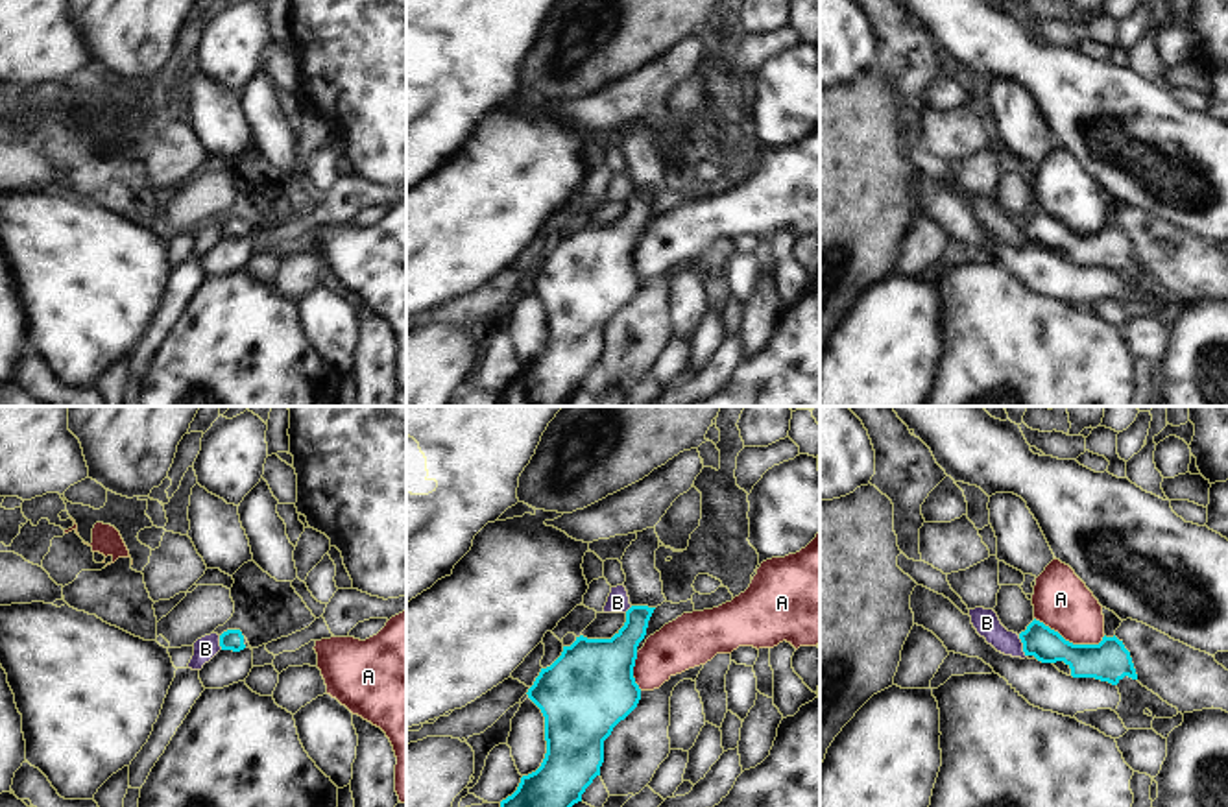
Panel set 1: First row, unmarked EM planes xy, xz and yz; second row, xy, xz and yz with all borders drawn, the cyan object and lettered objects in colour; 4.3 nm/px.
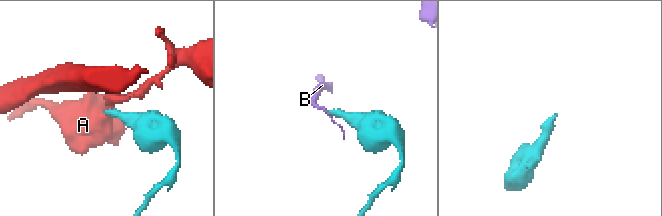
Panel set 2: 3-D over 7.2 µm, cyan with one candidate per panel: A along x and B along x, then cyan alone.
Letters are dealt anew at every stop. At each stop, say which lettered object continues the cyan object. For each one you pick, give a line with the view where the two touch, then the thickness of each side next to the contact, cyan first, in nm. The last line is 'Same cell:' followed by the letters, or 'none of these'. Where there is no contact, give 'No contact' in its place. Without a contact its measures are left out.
Same cell: none of these

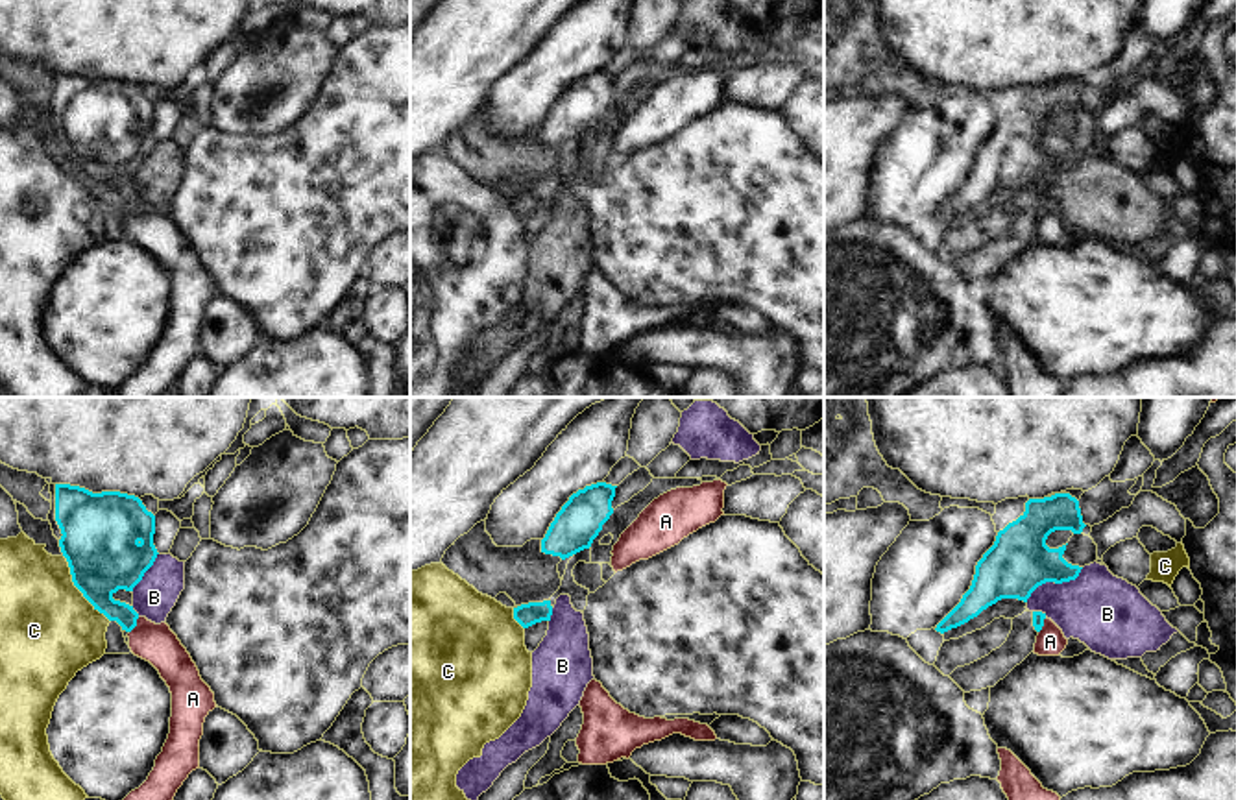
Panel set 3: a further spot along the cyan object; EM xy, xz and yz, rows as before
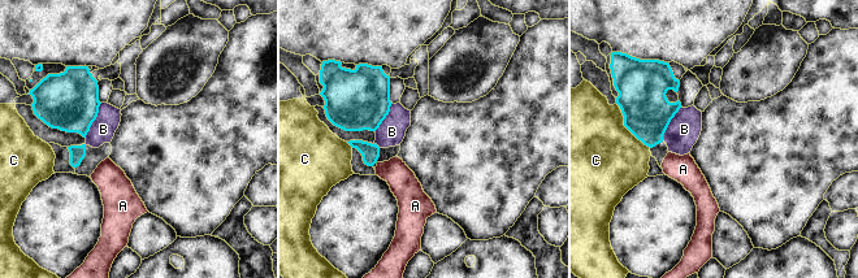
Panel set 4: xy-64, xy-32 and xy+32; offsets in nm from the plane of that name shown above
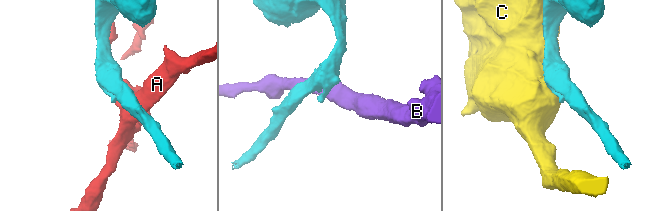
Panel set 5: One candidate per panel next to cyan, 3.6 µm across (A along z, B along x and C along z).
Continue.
Same cell: none of these

